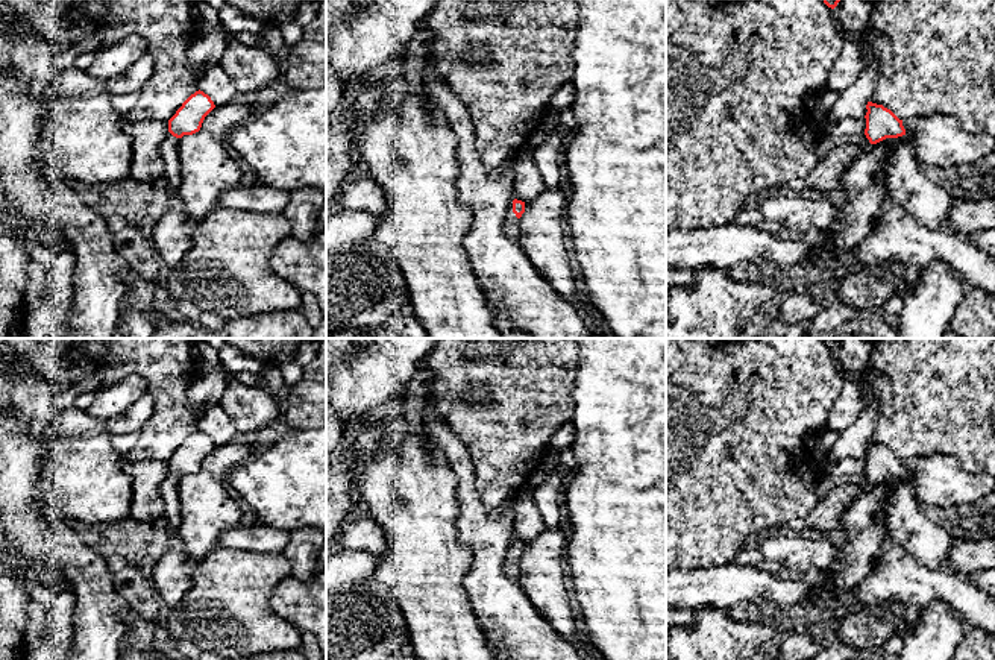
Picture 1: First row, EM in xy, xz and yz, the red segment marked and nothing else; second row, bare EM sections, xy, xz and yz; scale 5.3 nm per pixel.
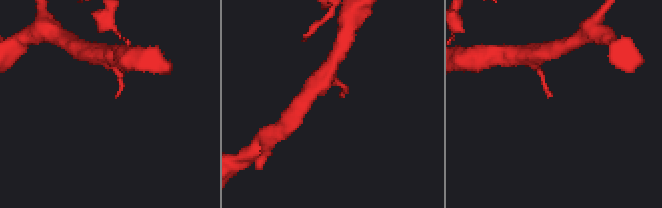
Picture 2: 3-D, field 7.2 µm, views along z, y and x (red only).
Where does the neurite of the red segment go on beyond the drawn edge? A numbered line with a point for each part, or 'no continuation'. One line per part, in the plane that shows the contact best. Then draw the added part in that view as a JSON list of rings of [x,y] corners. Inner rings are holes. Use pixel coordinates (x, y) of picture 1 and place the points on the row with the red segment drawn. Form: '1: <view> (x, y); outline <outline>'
1: xz (511, 228); outline [[[511,203],[510,209],[507,211],[507,215],[504,220],[504,232],[510,240],[519,240],[519,237],[520,237],[519,218],[513,212],[513,203]]]

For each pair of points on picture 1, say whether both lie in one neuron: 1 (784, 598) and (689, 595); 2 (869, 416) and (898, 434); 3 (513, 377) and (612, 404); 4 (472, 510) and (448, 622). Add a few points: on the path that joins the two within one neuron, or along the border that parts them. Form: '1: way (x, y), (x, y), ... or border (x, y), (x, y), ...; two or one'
1: way (760, 587), (713, 587); one
2: border (868, 386), (878, 401), (878, 421), (869, 440); two
3: border (578, 358), (571, 421); two
4: border (458, 512), (458, 534), (467, 551), (464, 583); two

